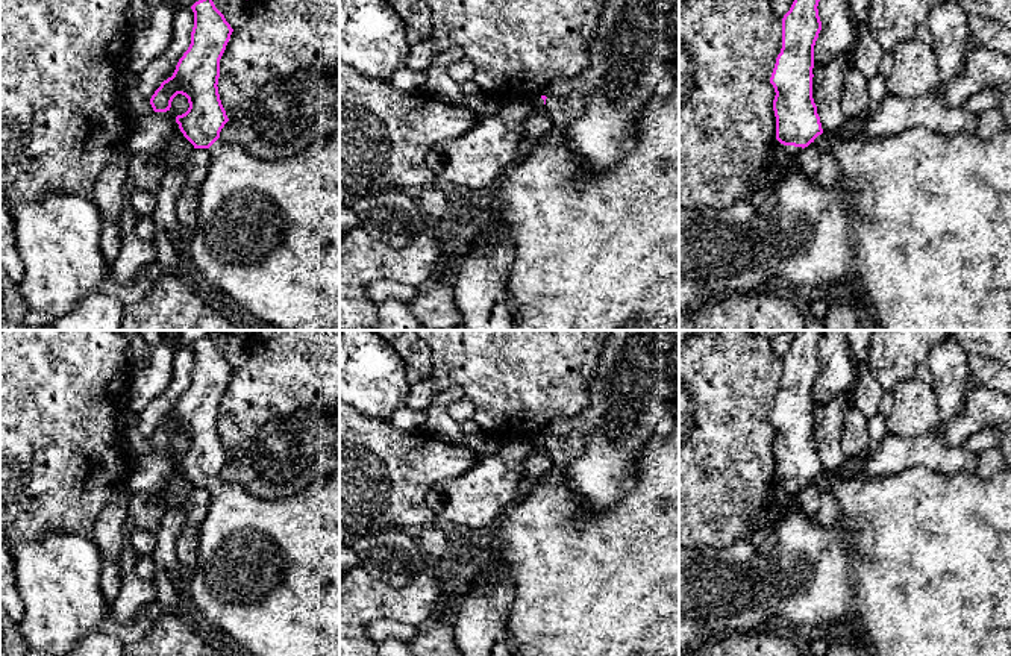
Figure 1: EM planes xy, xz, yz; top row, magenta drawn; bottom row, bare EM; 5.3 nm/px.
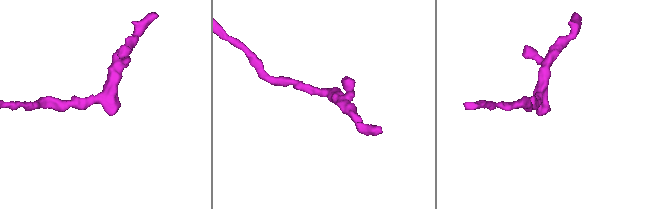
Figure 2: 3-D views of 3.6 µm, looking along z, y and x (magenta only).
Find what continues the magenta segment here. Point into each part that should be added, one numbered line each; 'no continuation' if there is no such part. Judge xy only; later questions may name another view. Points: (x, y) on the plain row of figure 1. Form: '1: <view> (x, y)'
1: xy (267, 574)

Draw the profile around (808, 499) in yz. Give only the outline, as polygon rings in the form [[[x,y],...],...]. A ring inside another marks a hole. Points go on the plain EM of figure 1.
[[[811,482],[794,495],[794,501],[805,514],[815,517],[820,509],[820,495],[820,488],[815,485],[815,482]]]

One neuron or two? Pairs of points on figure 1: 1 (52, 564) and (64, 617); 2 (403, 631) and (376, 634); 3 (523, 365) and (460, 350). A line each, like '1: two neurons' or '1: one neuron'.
1: one neuron
2: one neuron
3: one neuron

